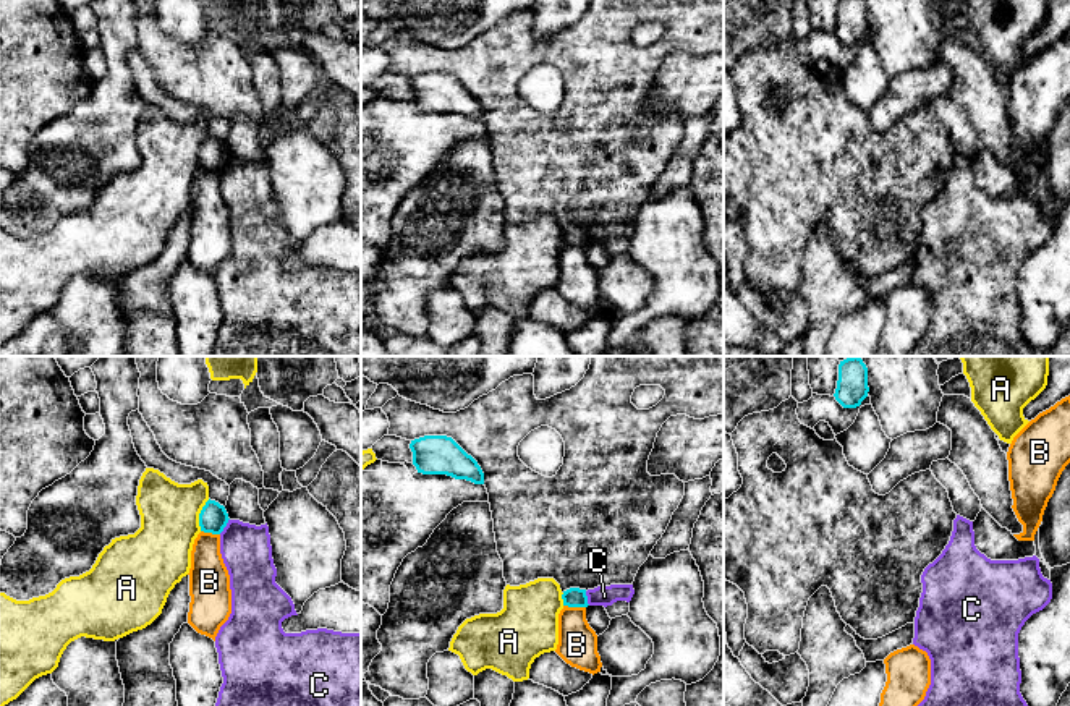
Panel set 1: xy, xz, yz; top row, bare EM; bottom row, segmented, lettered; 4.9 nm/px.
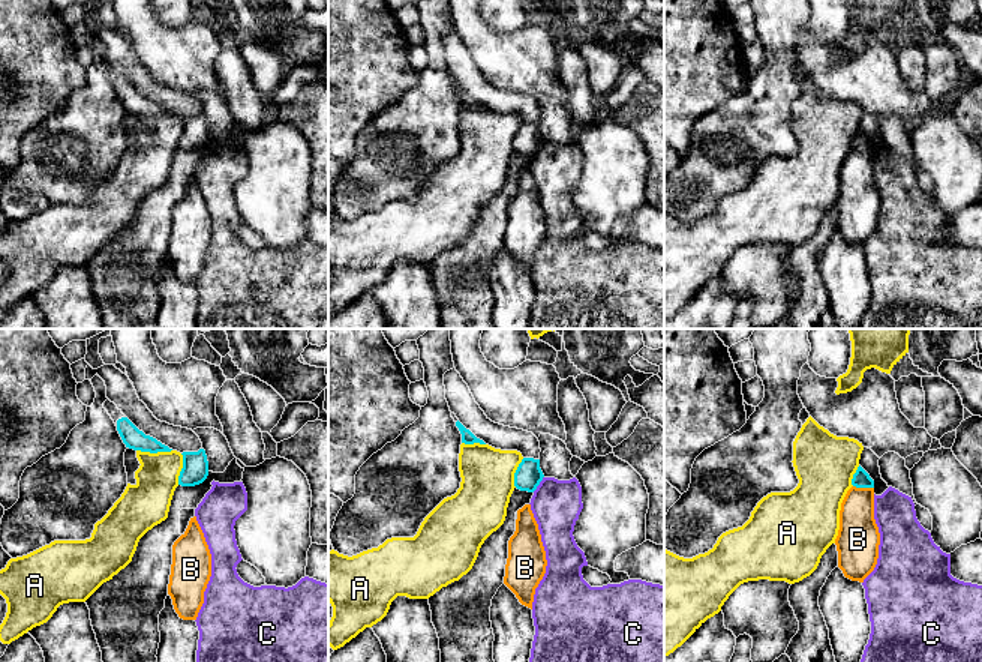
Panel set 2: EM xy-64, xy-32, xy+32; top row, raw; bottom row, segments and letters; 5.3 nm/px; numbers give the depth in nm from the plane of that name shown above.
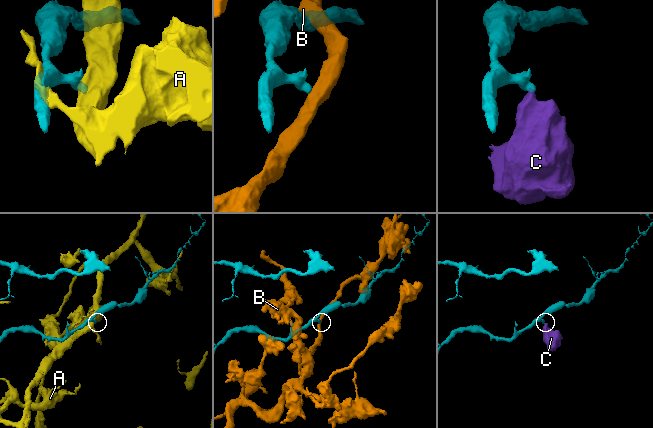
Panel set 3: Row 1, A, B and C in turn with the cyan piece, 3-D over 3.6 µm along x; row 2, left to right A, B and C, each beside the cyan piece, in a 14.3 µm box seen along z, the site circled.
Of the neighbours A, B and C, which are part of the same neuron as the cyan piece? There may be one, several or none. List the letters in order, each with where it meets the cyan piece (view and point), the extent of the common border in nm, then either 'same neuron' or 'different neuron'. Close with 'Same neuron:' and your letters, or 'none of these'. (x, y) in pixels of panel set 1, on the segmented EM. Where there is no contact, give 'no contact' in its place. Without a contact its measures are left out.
A: xy (199, 515) | 170 nm | different neuron
B: xz (575, 606) | 110 nm | different neuron
C: xy (225, 525) | 90 nm | different neuron
Same neuron: none of these

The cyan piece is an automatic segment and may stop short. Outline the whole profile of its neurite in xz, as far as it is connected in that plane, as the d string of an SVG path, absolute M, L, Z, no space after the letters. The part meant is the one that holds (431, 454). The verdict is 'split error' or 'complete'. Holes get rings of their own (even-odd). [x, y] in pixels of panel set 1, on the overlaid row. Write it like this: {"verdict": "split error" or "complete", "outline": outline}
{"verdict": "complete", "outline": "M424 436L411 440L413 465L422 474L447 474L484 484L484 473L478 461L468 455L452 437Z"}

